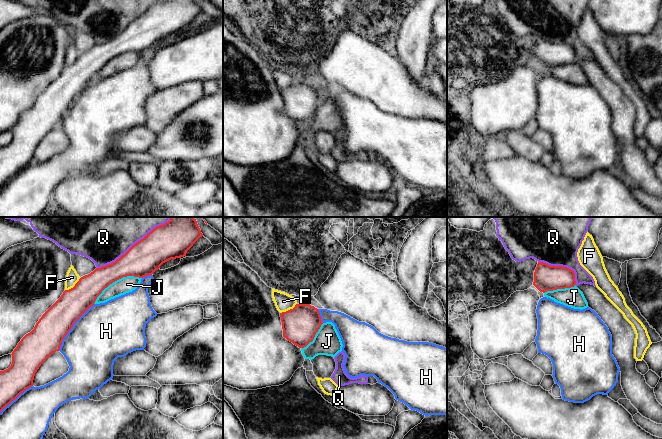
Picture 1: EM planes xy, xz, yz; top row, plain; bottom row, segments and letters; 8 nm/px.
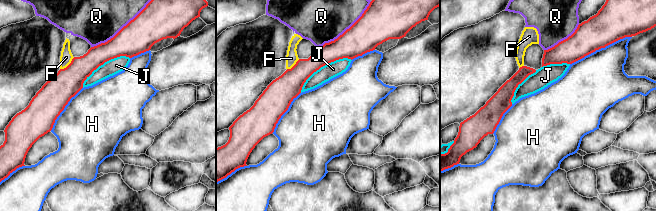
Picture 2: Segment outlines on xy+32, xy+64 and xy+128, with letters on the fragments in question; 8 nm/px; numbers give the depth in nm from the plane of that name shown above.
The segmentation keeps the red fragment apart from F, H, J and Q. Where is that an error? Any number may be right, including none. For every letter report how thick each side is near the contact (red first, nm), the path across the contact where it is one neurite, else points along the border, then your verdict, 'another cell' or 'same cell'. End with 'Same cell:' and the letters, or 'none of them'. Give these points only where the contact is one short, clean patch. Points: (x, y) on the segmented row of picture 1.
F: 280/140 nm | another cell
H: 260/440 nm | another cell
J: 260/130 nm | another cell
Q: 280/500 nm | another cell
Same cell: none of them

